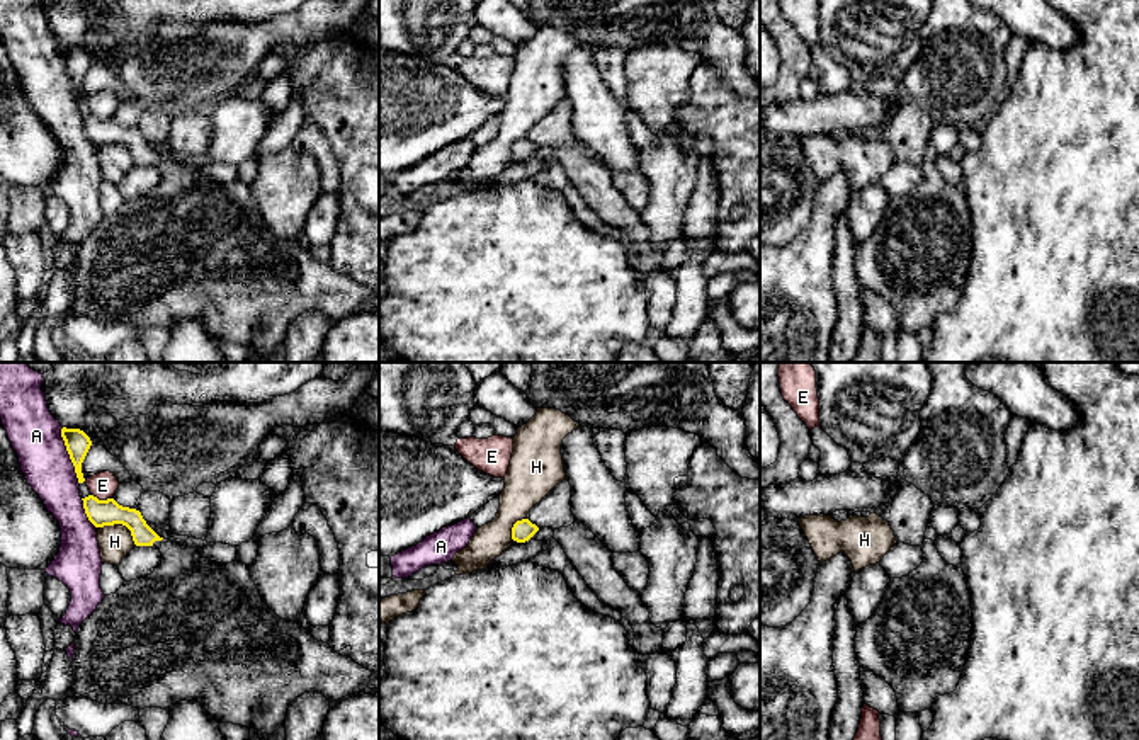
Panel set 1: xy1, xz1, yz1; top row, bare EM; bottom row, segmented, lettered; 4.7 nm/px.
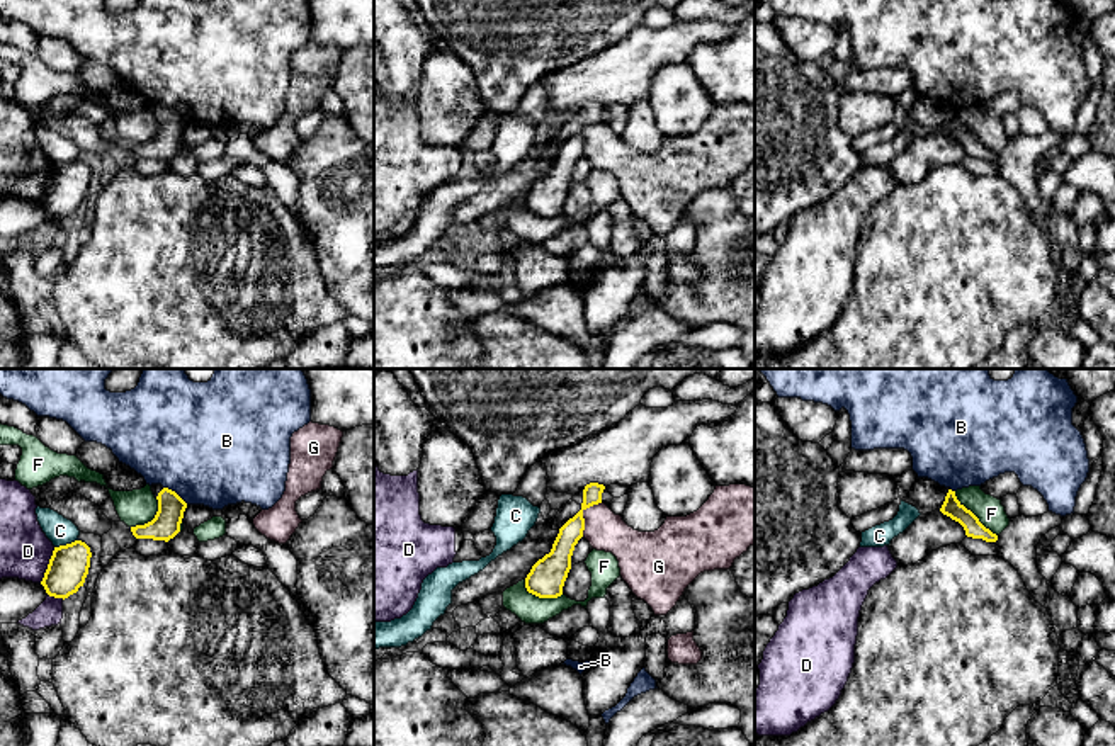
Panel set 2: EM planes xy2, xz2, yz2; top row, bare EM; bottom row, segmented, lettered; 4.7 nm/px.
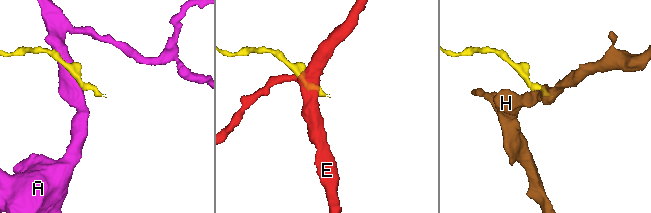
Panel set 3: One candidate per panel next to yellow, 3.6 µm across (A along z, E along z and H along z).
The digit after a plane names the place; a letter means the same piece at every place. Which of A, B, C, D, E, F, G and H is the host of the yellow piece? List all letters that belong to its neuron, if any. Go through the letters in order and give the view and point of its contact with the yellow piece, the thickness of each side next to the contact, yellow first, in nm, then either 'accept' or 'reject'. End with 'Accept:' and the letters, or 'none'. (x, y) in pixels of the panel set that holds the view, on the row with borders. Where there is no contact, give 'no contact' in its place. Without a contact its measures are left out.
A: meets yellow in xy1 at (70, 456); 120 nm thick on the yellow side, 240 nm on the other; reject
B: meets yellow in xy2 at (174, 491); 140 nm thick on the yellow side, 500 nm on the other; reject
C: meets yellow in xy2 at (67, 544); 190 nm thick on the yellow side, 140 nm on the other; reject
D: meets yellow in xy2 at (48, 565); 190 nm thick on the yellow side, 240 nm on the other; reject
E: meets yellow in xy1 at (102, 500); 130 nm thick on the yellow side, 130 nm on the other; reject
F: meets yellow in yz2 at (974, 515); 90 nm thick on the yellow side, 130 nm on the other; reject
G: meets yellow in xz2 at (582, 515); 120 nm thick on the yellow side, 190 nm on the other; reject
H: meets yellow in xy1 at (123, 524); 130 nm thick on the yellow side, 160 nm on the other; reject
Accept: none

